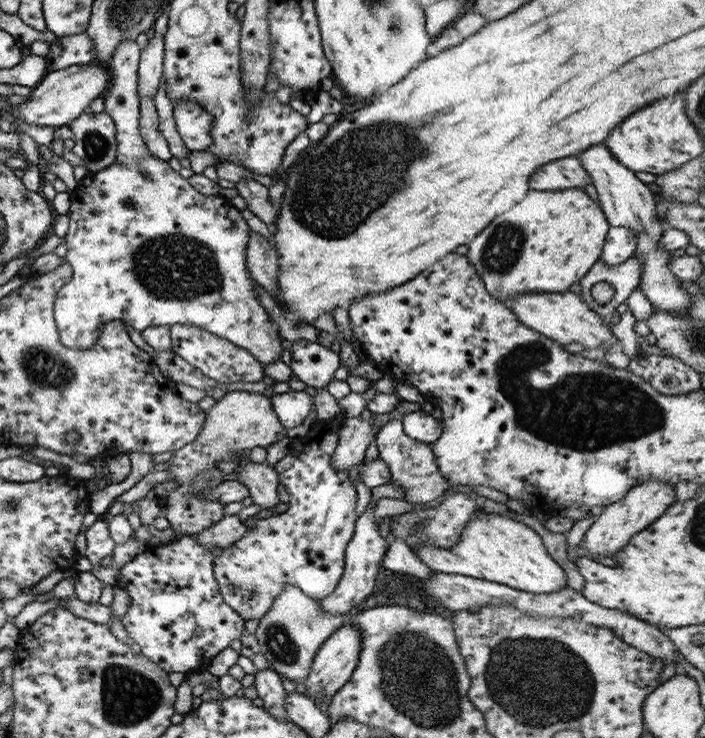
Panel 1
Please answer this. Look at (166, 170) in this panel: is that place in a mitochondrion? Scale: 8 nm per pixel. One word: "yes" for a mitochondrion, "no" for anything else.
no

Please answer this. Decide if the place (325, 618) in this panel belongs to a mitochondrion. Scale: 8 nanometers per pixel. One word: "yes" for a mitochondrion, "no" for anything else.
no

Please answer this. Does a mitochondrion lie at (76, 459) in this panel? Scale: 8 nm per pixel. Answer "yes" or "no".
no

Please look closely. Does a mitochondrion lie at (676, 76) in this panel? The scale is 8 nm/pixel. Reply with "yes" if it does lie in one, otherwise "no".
no

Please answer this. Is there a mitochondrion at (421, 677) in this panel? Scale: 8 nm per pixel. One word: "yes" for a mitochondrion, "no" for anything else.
yes

